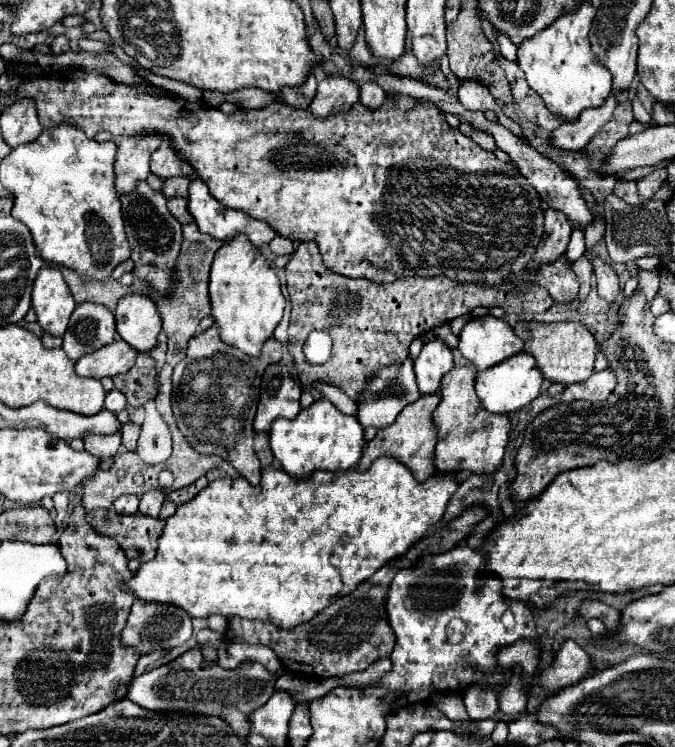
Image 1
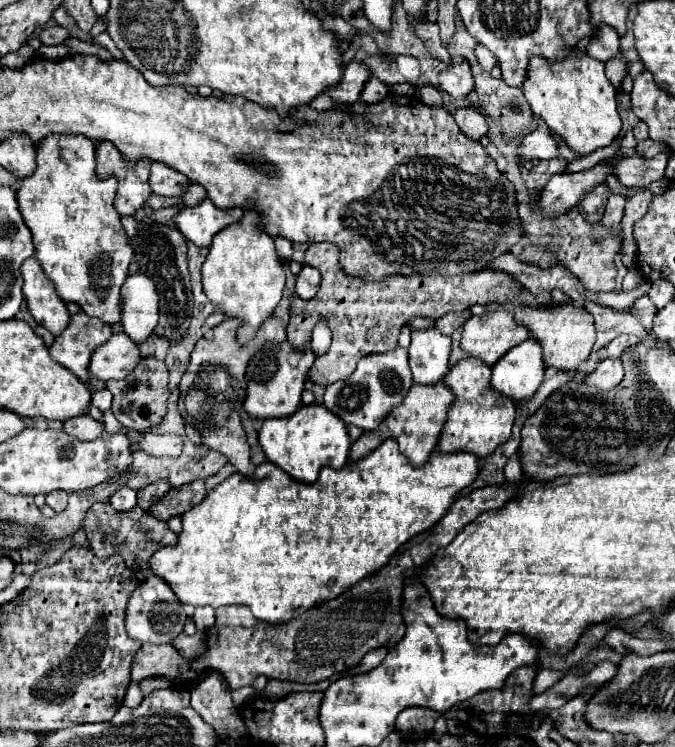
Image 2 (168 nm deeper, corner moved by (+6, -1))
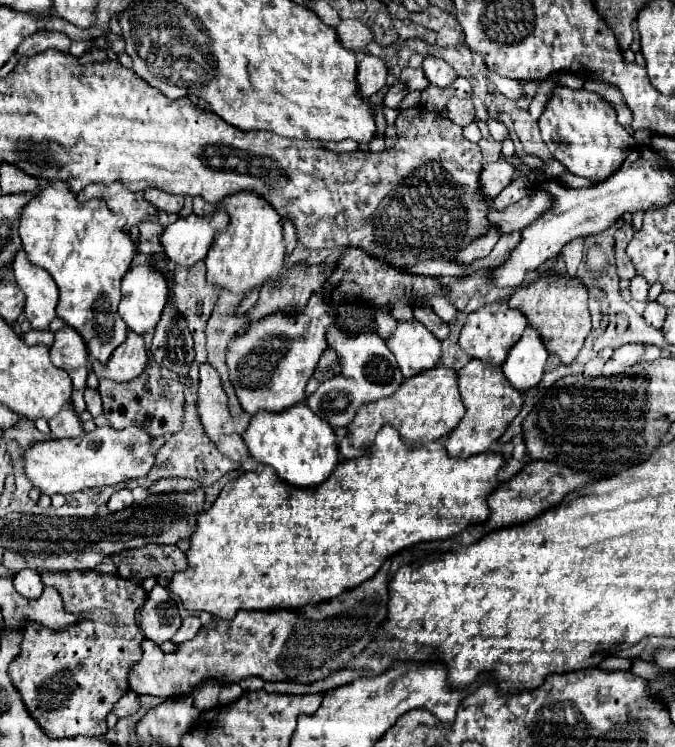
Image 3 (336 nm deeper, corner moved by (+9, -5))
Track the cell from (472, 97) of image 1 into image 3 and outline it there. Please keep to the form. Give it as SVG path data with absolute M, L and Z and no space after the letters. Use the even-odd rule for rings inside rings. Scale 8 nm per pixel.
M433 56L423 60L423 72L429 78L429 82L433 86L439 86L439 88L451 86L453 80L457 78L455 70L445 60L439 60L439 58L433 58Z

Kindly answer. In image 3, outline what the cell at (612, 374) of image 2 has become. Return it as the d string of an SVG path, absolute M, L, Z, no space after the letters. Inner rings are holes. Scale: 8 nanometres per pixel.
M625 344L613 352L613 356L605 362L603 376L611 378L617 374L623 374L629 366L643 360L643 348L639 344Z

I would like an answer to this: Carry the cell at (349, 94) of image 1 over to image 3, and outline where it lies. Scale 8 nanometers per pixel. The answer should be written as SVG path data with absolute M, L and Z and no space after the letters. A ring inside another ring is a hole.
M365 56L357 66L357 88L361 98L373 96L387 84L387 68L385 62L377 56Z

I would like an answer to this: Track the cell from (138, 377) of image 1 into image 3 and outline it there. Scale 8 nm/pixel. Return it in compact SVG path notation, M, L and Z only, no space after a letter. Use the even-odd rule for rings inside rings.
M149 364L141 376L133 378L131 382L113 382L101 380L99 394L103 398L103 412L109 424L117 430L125 426L139 426L147 430L149 436L165 436L173 434L181 428L183 418L183 386L177 374L165 370L157 364Z

